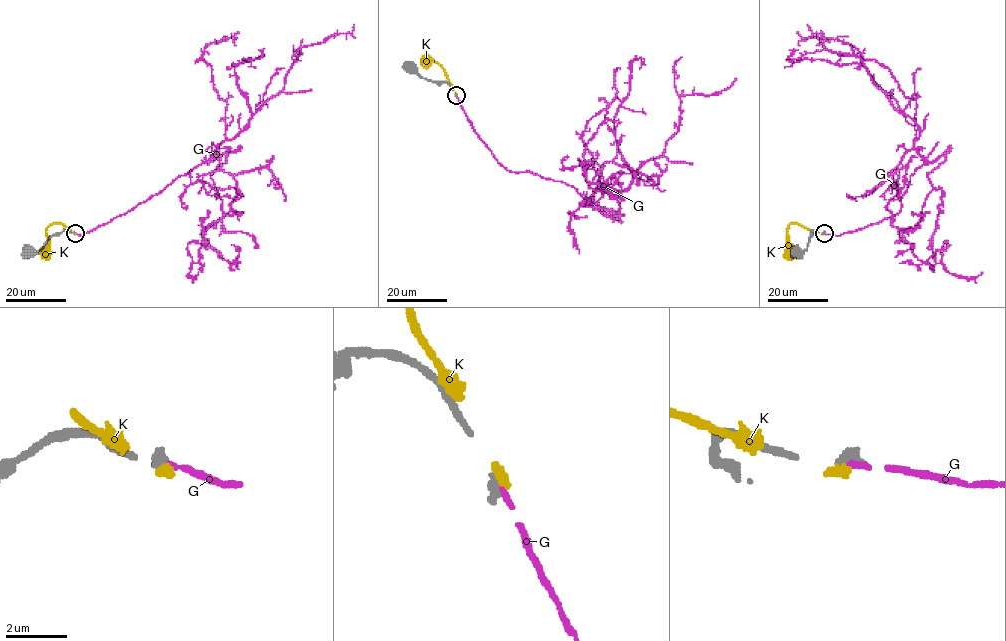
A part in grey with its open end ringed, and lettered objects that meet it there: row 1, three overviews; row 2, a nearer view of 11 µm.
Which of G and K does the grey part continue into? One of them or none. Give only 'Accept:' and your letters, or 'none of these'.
Accept: G

